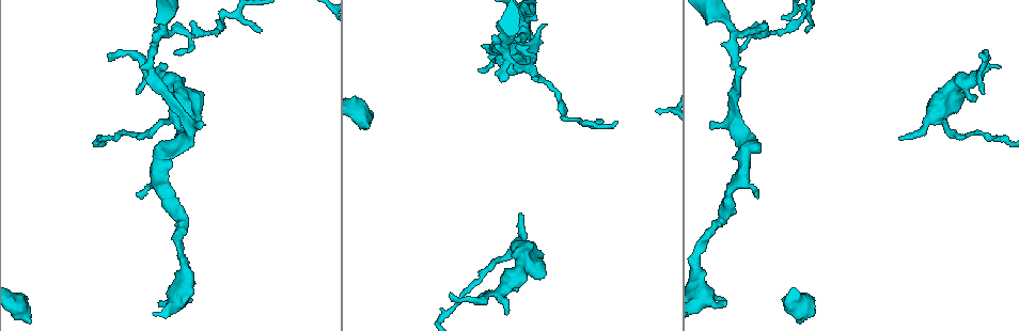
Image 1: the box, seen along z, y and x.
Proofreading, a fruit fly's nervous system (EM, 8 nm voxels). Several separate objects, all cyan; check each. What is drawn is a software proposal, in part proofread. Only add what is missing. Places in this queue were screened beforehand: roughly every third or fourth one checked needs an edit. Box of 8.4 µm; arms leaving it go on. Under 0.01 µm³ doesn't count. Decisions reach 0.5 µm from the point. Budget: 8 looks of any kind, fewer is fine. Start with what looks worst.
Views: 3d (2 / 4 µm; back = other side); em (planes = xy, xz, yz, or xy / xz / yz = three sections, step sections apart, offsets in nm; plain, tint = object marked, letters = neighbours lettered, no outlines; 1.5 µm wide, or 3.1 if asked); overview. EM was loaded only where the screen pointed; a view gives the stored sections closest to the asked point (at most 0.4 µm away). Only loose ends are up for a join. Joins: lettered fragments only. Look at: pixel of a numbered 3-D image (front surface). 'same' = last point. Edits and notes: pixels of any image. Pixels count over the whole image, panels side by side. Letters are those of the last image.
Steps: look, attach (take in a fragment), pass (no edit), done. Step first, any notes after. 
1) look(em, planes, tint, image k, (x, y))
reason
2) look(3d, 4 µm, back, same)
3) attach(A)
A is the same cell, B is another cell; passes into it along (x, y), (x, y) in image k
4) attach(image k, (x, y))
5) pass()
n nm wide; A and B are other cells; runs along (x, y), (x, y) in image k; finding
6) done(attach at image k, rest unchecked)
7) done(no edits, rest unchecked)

look(em, planes, letters, image 1, (901, 139))
branch stops here

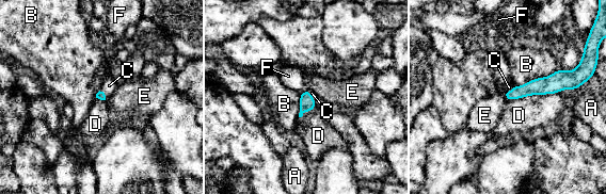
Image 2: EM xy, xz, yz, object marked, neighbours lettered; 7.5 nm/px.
attach(C)
D touches over 400 nm; C is the same cell, A, B, D, E and F are other cells; it goes on there

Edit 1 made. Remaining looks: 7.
look(3d, 2 µm, back, image 1, (542, 277))
thick end

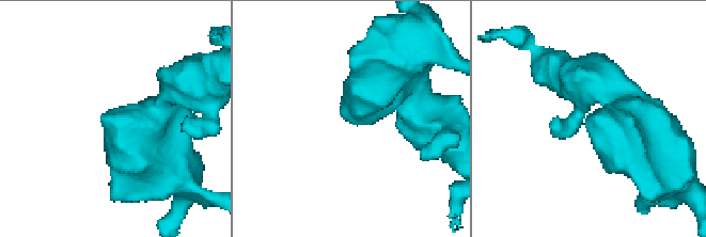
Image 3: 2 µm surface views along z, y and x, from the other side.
look(em, planes, letters, image 3, (588, 117))

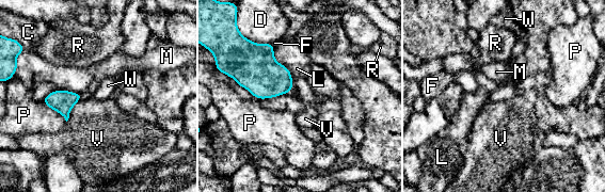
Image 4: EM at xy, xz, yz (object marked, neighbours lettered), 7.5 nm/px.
pass()
C, D, F, L, M, P, R, V and W are other cells; border along (42, 100), (66, 121) in image 4; no lettered fragment goes on from it

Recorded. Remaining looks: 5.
look(3d, 4 µm, image 1, (449, 295))
thin end

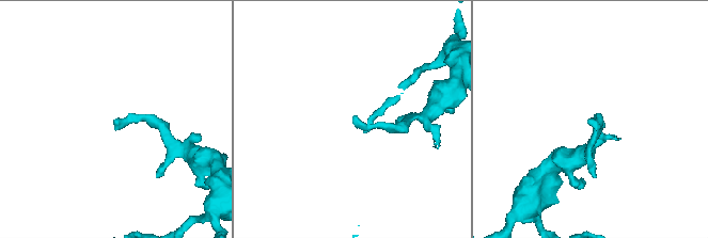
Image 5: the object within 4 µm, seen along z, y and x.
look(em, planes, letters, image 5, (116, 119))

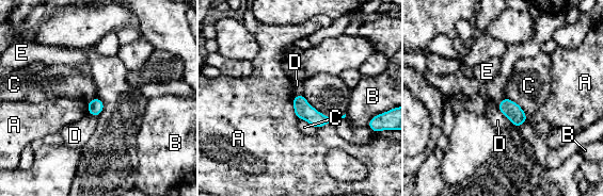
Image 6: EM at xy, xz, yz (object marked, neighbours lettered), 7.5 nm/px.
pass()
A, B, C, D and E are other cells; border along (505, 97), (513, 100), (526, 114) in image 6; none of them fits

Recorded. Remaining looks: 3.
done(attach at image 2, rest unchecked)

